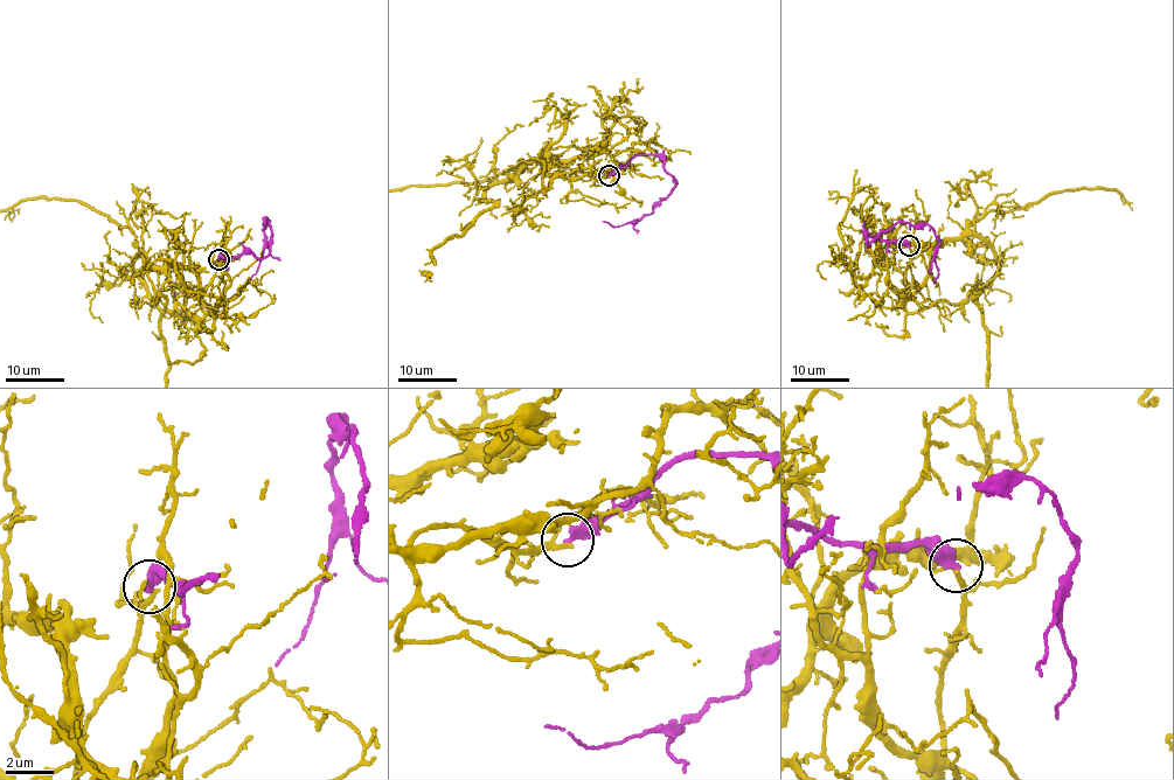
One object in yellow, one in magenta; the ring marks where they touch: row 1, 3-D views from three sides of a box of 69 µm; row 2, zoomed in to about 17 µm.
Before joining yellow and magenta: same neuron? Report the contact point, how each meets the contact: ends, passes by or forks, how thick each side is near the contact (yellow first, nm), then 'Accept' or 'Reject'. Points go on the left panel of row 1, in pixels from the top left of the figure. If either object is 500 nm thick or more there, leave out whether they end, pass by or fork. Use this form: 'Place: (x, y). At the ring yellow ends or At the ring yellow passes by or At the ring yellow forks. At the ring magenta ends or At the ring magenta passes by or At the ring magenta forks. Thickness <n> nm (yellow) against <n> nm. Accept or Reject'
Place: (219, 259). At the ring yellow passes by. At the ring magenta ends. Thickness 170 nm (yellow) against 440 nm. Reject

